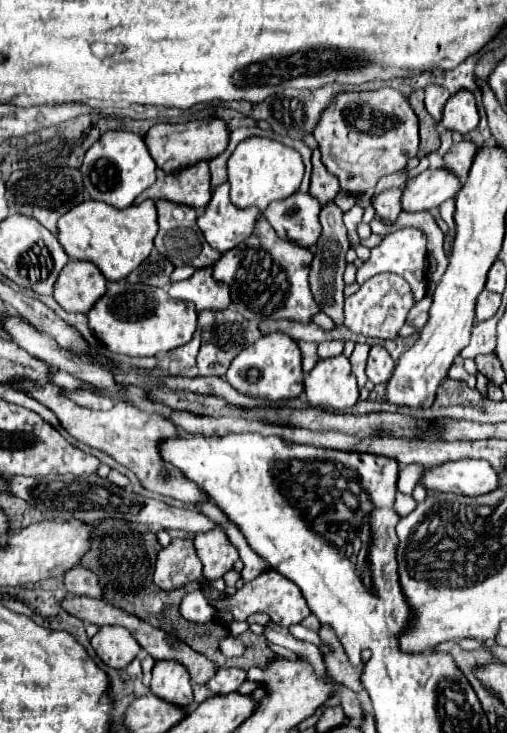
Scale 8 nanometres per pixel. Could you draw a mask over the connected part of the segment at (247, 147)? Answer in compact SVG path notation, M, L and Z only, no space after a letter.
M250 137L244 139L228 161L228 183L230 199L236 207L258 207L264 211L272 201L286 199L298 191L304 175L304 163L298 151L272 139Z

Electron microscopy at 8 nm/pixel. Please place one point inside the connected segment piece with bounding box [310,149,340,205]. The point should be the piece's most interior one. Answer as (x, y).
(324, 186)

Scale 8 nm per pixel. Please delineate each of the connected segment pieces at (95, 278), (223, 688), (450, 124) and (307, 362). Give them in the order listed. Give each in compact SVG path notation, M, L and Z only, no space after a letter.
M70 259L54 283L54 299L70 313L88 313L104 287L106 279L94 263Z
M218 669L216 675L206 683L208 689L216 695L226 695L238 689L240 683L244 683L246 671L242 669Z
M458 91L452 95L444 109L442 109L442 121L448 131L456 133L470 133L478 125L478 109L474 95L470 91Z
M300 341L300 351L302 351L302 363L304 363L304 373L312 371L312 367L320 361L318 353L316 353L316 343L304 343Z

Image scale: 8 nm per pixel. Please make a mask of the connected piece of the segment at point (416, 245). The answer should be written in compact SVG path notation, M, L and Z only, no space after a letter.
M418 227L398 229L398 231L390 233L390 235L386 235L382 239L382 243L372 249L370 259L356 271L356 281L358 281L358 285L362 285L368 277L372 277L376 273L394 271L394 273L402 275L410 283L412 293L414 293L414 301L420 301L426 295L426 289L428 289L428 277L424 275L426 263L428 263L428 251L426 251L426 235L424 235L424 231L418 229Z

